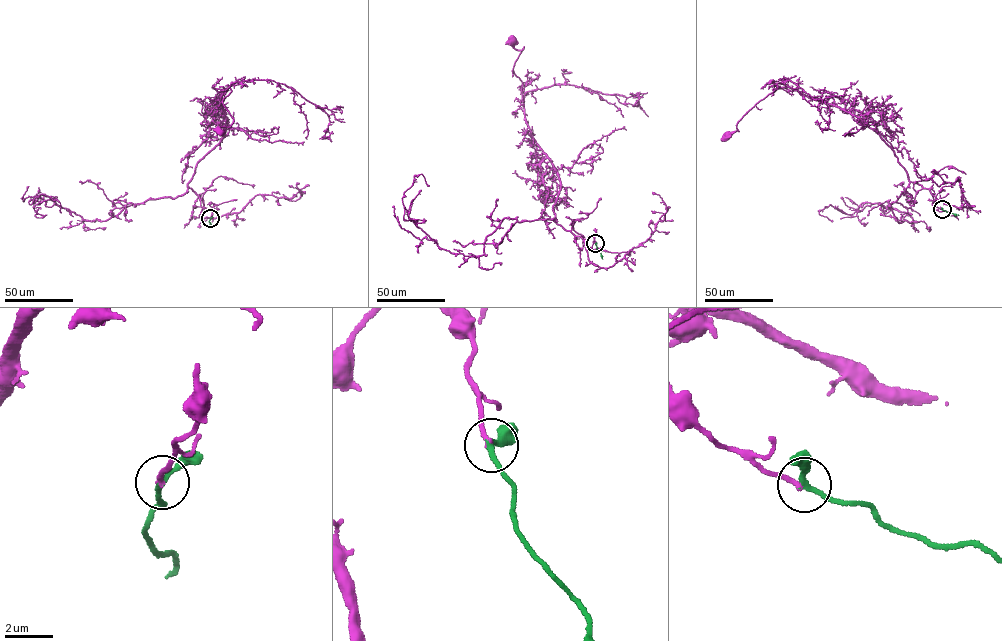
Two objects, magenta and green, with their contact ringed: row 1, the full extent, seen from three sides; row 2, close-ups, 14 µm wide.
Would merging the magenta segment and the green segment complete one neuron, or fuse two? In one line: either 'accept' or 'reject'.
accept

